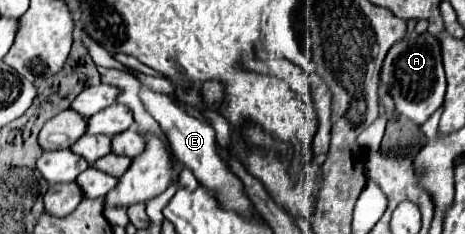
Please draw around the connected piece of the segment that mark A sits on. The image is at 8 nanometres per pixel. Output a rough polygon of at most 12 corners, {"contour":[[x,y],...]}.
{"contour":[[395,42],[381,66],[399,114],[423,124],[445,96],[441,42]]}

